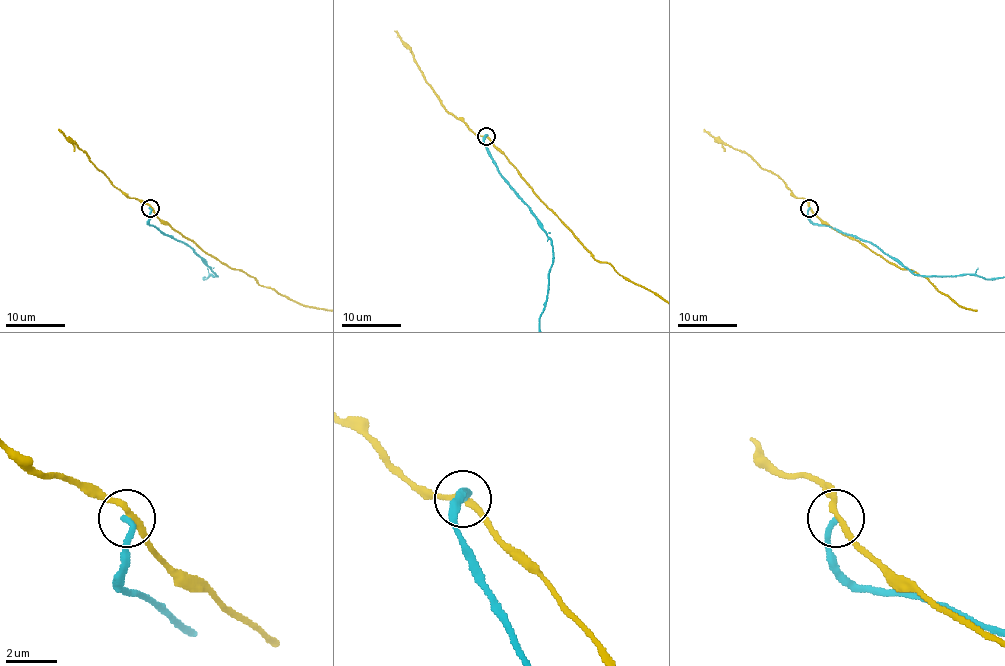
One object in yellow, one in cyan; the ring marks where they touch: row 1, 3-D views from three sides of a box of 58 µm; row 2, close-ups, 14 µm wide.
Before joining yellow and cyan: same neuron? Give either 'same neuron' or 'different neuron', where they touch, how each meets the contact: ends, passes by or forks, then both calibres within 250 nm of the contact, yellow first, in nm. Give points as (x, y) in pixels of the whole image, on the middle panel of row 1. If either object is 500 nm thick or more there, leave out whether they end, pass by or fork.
different neuron; place (486, 136); yellow passes by; cyan ends; calibres 240 and 240 nm

